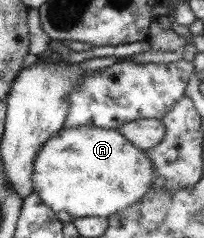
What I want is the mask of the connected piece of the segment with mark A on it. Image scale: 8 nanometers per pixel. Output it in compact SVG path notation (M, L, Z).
M79 126L69 129L59 129L45 143L35 156L31 181L35 192L43 205L46 205L56 218L72 221L79 217L105 217L121 211L137 203L152 189L154 169L147 154L137 146L129 143L119 130L101 129L92 126Z

